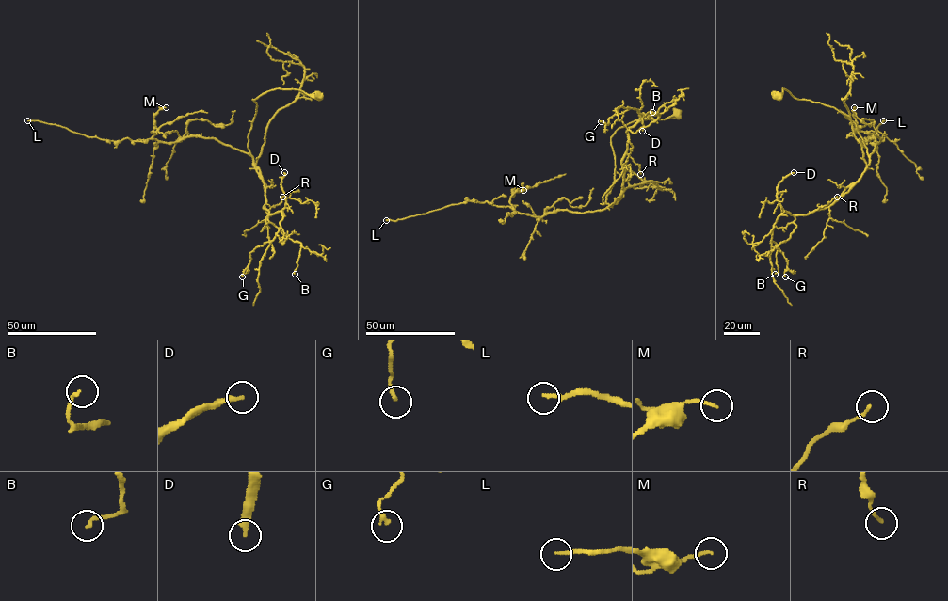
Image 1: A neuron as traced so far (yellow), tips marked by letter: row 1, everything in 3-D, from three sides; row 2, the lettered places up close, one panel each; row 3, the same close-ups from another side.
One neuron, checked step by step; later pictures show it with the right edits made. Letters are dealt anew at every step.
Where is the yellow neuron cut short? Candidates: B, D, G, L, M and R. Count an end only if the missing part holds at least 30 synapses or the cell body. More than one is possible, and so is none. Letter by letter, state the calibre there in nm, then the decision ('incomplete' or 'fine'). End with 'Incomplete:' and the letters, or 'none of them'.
B: calibre 180 nm; fine
D: calibre 280 nm; incomplete
G: calibre 170 nm; fine
L: calibre 190 nm; incomplete
M: calibre 120 nm; fine
R: calibre 150 nm; fine
Incomplete: D, L

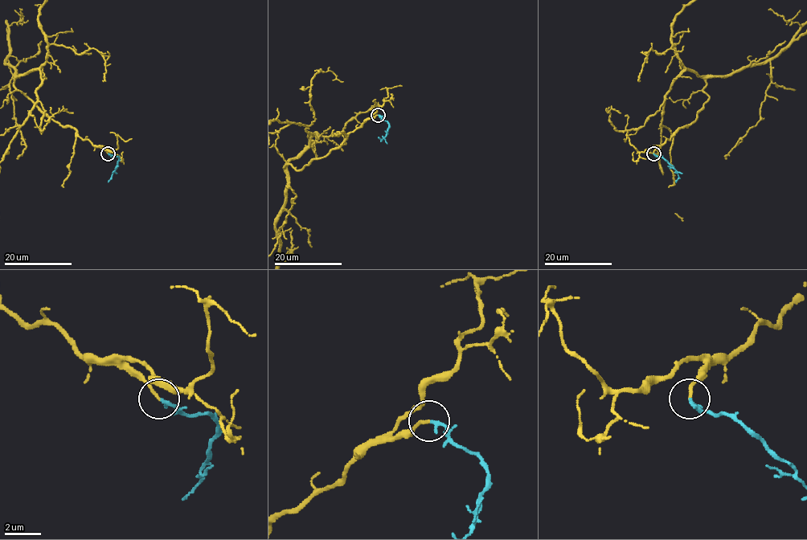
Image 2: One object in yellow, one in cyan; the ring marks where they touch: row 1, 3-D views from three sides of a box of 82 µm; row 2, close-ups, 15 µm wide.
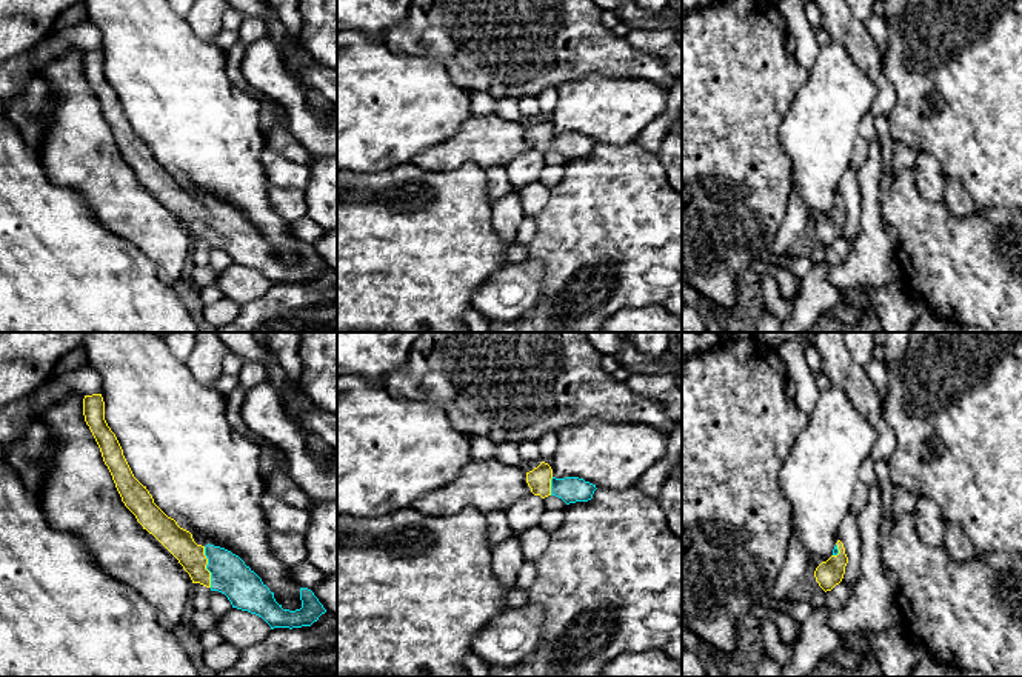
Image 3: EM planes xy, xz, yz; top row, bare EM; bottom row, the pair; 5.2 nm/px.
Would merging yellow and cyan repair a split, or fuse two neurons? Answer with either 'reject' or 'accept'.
accept

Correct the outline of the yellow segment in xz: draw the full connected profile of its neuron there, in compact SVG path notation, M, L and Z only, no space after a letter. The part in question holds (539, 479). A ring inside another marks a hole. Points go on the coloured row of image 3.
M545 462L526 472L526 483L534 495L540 495L542 499L556 495L566 505L588 502L597 489L596 485L579 477L556 479L551 466Z

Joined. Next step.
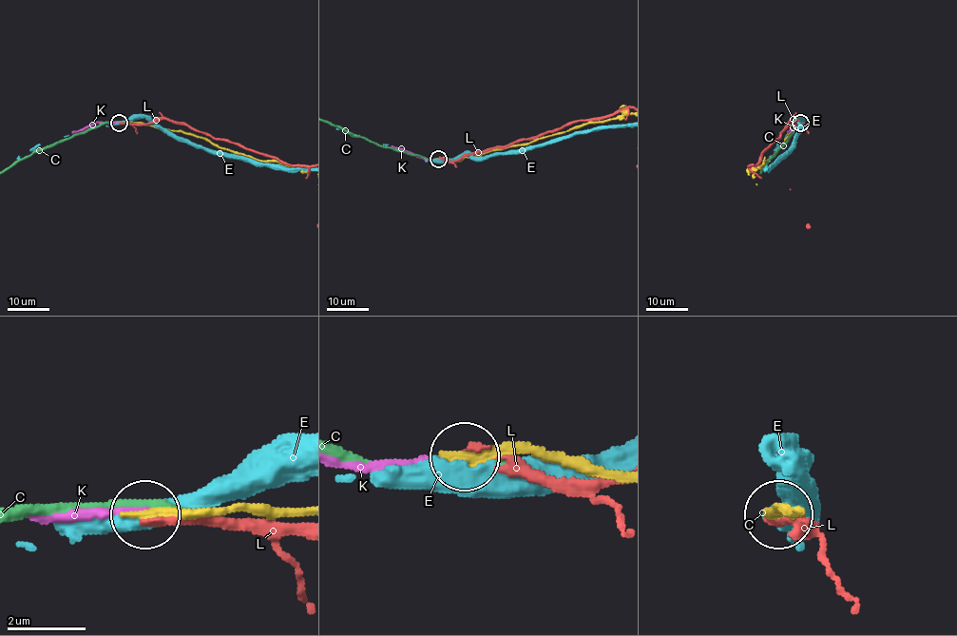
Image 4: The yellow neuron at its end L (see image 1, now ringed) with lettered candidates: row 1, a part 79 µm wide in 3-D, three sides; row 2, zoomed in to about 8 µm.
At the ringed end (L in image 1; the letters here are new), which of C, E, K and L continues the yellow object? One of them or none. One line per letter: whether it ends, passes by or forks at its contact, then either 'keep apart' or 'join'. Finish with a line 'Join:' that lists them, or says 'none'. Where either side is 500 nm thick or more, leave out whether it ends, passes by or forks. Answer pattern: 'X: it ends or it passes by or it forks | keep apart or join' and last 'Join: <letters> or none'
C: it ends | keep apart
E: keep apart
K: it ends | join
L: it ends | keep apart
Join: K

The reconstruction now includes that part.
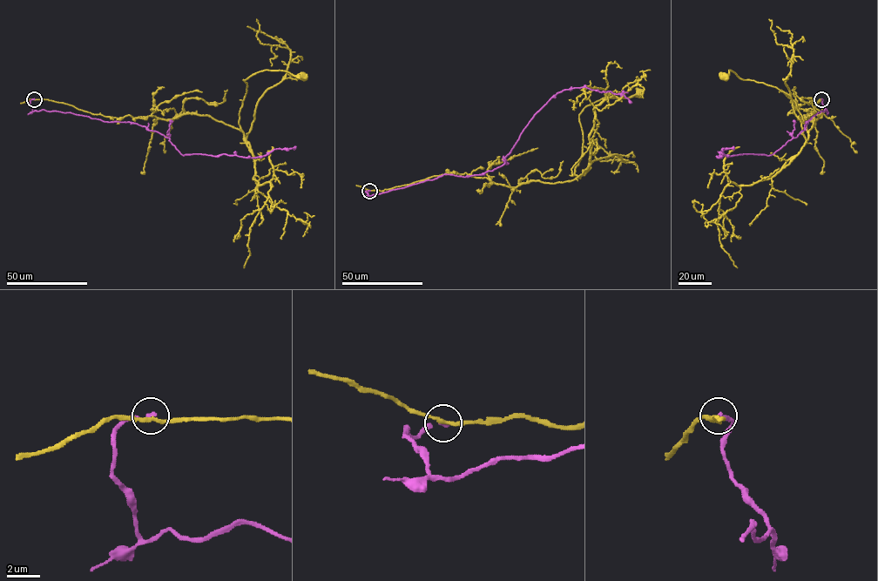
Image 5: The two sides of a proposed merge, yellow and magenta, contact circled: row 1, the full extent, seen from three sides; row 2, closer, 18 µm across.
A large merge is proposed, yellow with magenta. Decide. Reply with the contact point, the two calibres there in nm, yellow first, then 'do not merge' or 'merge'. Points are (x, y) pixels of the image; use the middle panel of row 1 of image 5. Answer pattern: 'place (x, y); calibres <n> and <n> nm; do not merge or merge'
place (369, 191); calibres 200 and 220 nm; do not merge

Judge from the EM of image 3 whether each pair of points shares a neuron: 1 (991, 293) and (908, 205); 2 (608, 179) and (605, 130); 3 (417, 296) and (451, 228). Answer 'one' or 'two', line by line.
1: one
2: two
3: one

